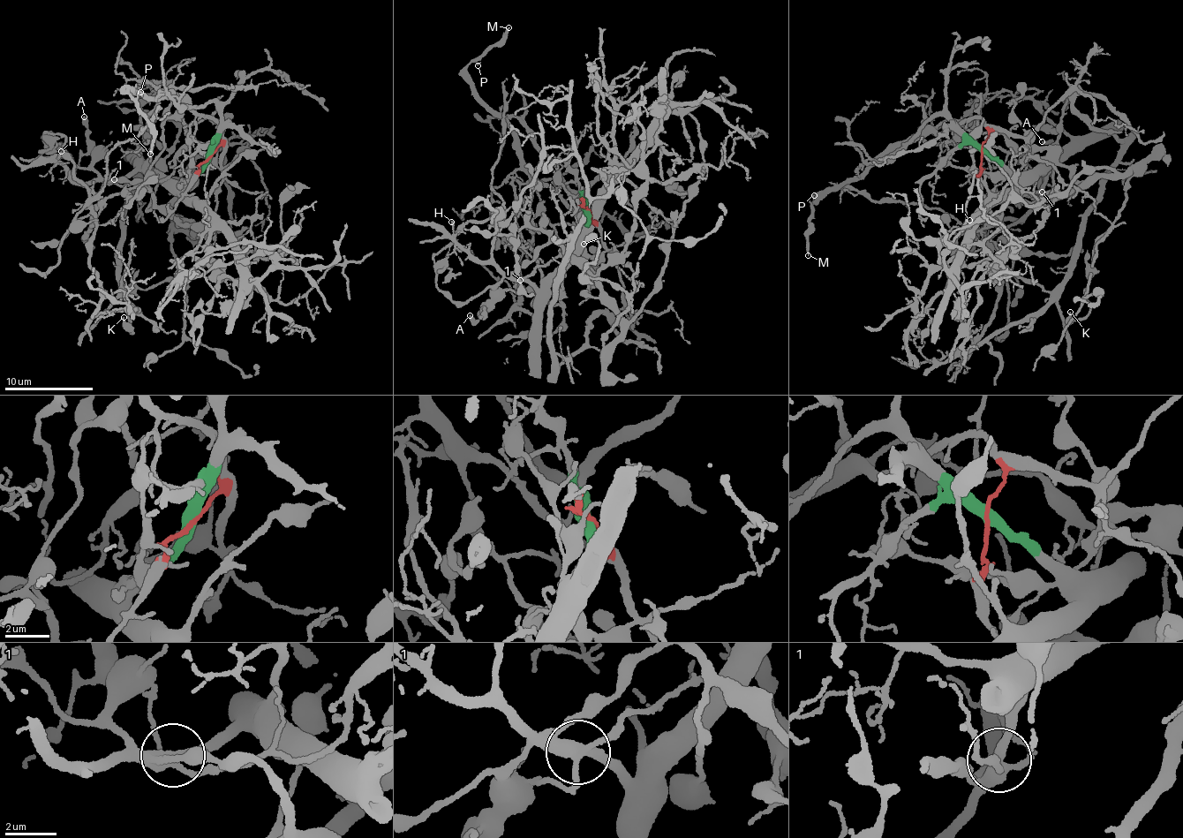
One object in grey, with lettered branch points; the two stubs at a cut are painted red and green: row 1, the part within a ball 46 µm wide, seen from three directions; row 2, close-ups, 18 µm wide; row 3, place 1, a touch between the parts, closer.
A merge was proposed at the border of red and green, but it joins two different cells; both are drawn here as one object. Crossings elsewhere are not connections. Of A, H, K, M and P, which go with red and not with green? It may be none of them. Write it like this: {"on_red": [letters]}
{"on_red": ["M", "P"]}

